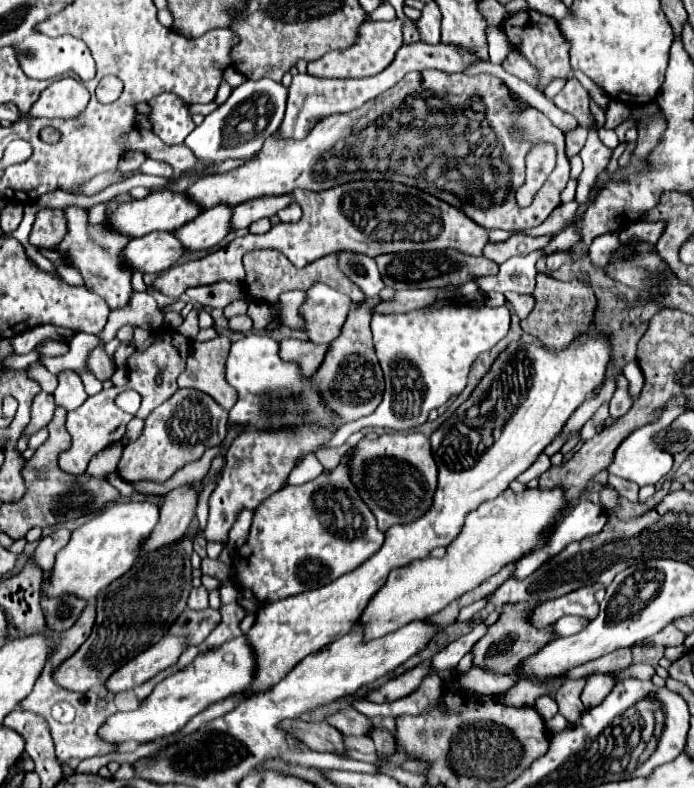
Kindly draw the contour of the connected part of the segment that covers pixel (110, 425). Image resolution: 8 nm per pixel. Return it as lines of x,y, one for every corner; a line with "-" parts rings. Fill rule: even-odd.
112,386
107,390
102,390
92,397
88,397
84,401
84,405
80,409
74,409
66,415
66,431
70,435
70,449
58,455
58,465
68,471
68,473
84,473
88,467
88,461
92,455
96,455
98,451
106,449
108,445
120,441
126,433
126,425
132,419
132,415
120,411
114,405
114,397
125,390
125,387
-
114,431
120,431
120,437
114,437

